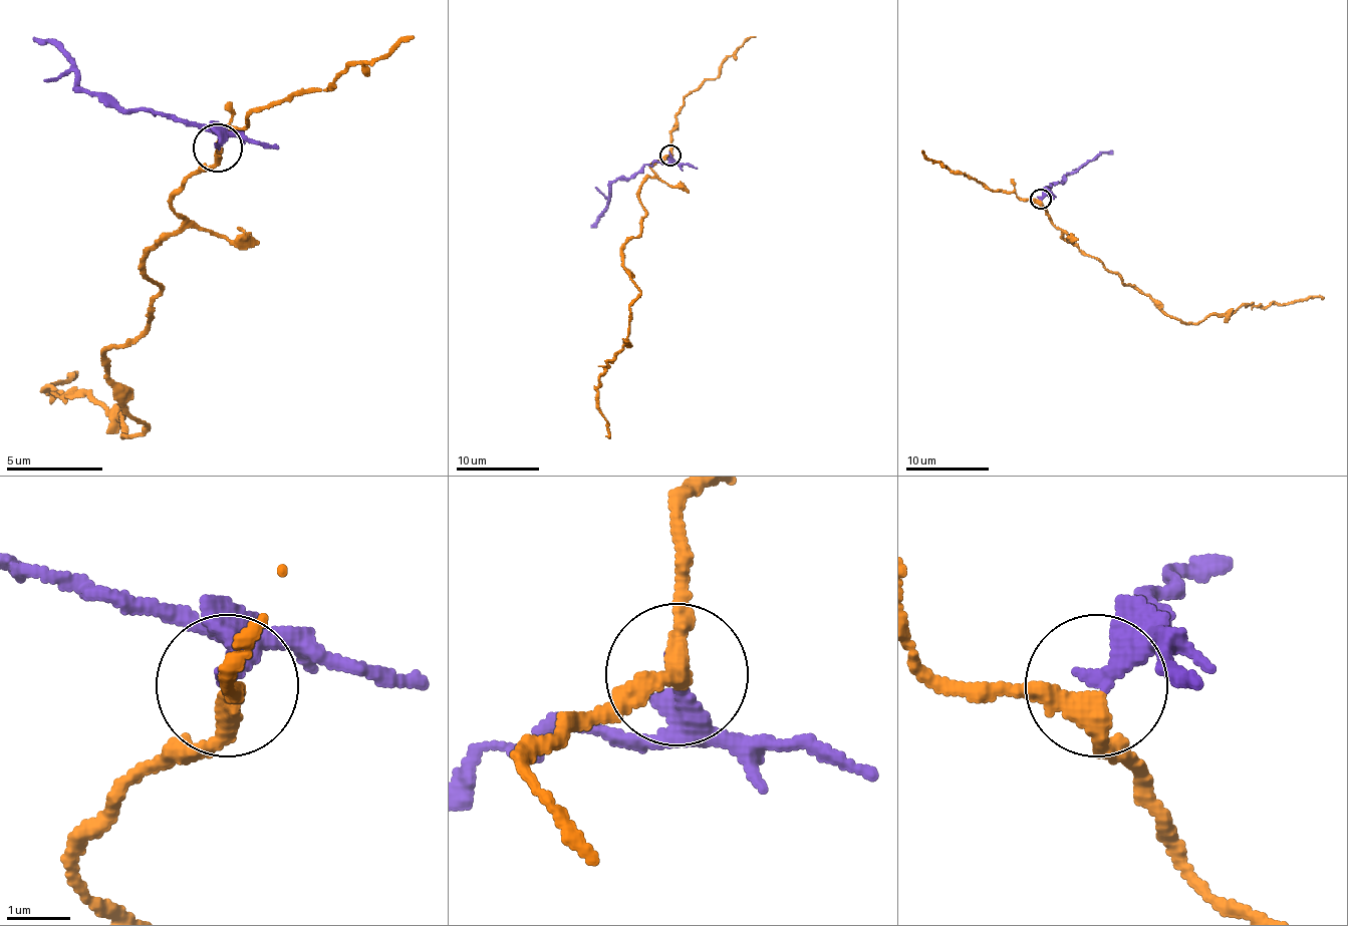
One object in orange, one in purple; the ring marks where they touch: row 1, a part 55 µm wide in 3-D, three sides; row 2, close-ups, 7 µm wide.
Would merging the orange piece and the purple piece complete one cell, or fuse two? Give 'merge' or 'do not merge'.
do not merge

